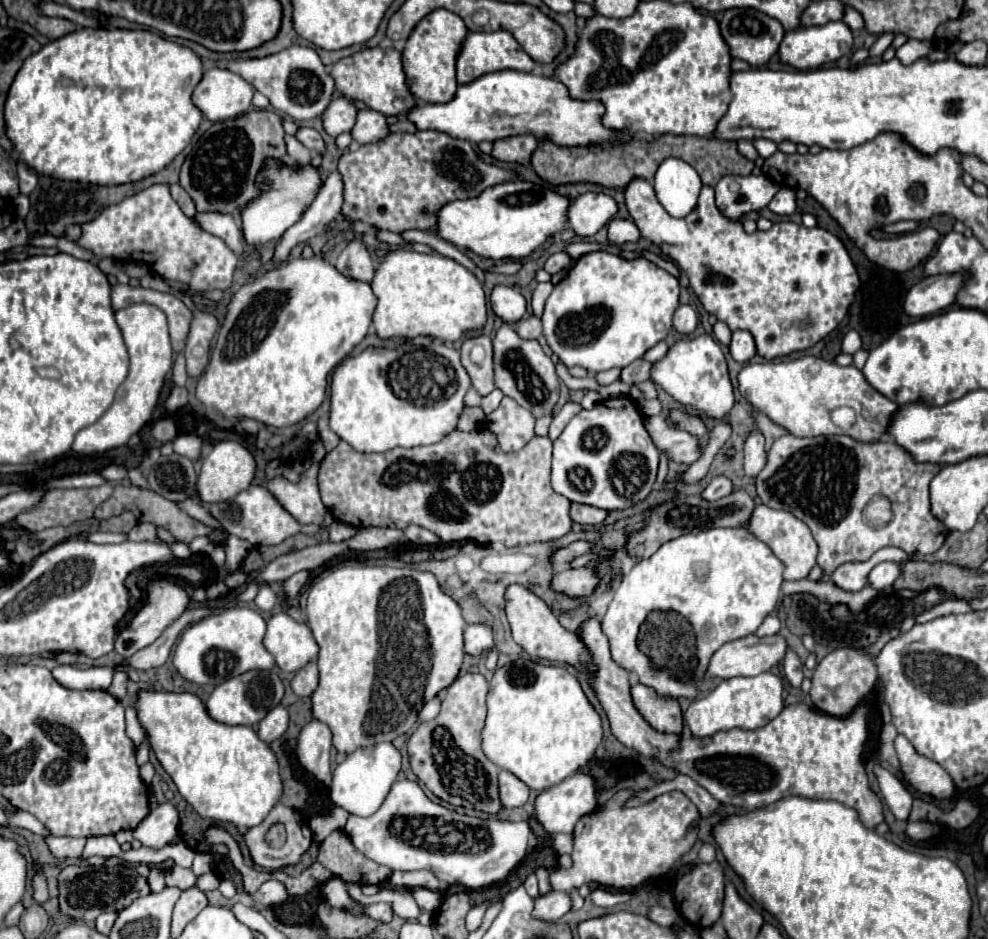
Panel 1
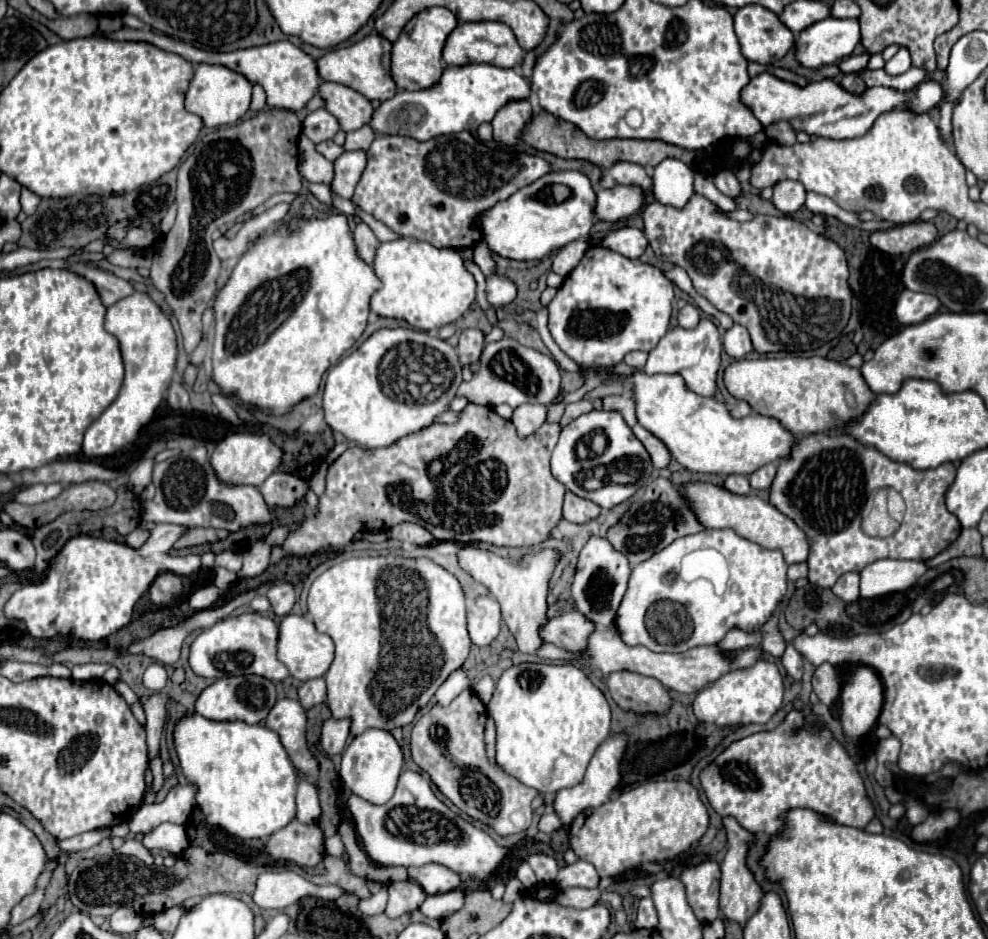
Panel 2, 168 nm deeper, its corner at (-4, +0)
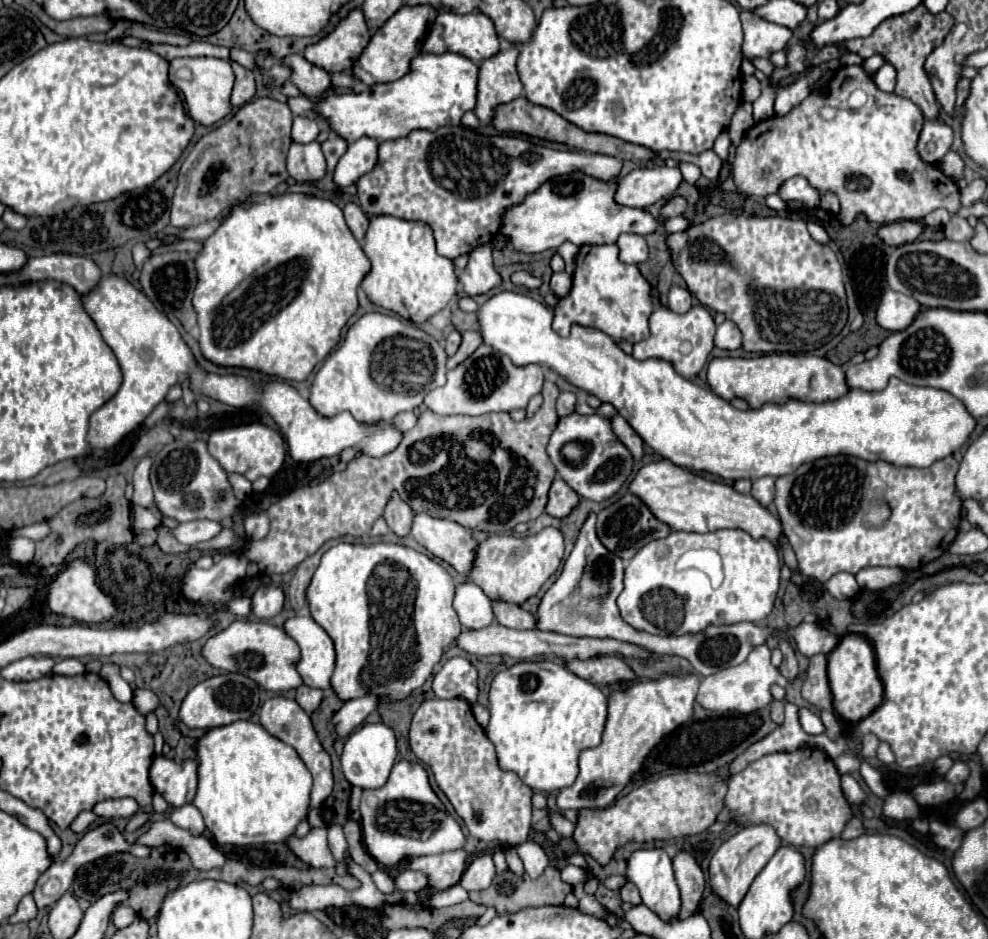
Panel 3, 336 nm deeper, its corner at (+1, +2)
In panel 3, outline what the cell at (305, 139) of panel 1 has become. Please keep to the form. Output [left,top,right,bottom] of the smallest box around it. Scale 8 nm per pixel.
[322,134,348,172]

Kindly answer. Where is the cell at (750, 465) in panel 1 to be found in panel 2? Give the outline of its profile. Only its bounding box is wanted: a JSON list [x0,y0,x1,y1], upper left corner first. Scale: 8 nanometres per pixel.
[749,462,777,490]

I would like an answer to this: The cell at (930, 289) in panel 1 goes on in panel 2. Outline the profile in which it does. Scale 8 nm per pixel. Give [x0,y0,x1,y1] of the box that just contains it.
[895,290,941,324]

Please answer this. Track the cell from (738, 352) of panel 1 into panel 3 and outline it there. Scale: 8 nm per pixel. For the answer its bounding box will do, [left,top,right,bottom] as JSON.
[714,320,742,350]

